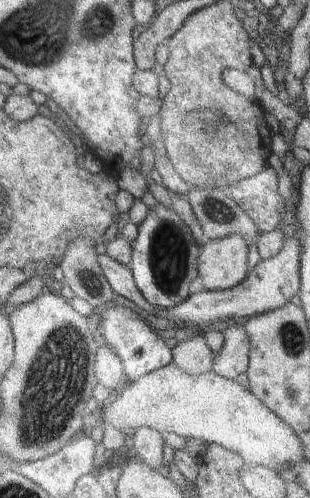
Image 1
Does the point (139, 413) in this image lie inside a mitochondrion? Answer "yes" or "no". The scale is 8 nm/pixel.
no

